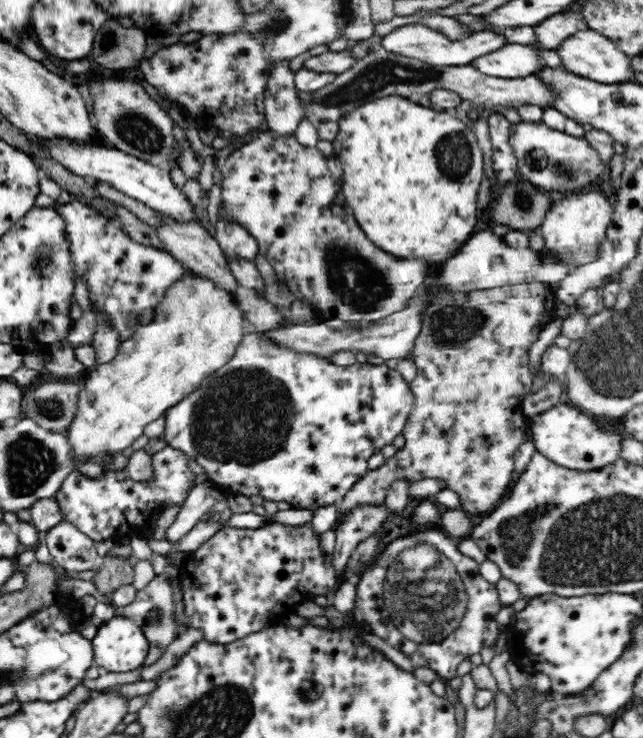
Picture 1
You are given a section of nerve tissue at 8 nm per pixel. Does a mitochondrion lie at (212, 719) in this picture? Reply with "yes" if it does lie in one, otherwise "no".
yes

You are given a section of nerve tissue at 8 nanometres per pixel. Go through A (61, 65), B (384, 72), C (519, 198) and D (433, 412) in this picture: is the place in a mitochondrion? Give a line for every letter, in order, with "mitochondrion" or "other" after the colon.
A: other
B: mitochondrion
C: mitochondrion
D: other

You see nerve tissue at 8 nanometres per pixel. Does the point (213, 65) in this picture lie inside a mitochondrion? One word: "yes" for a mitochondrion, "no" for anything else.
no

